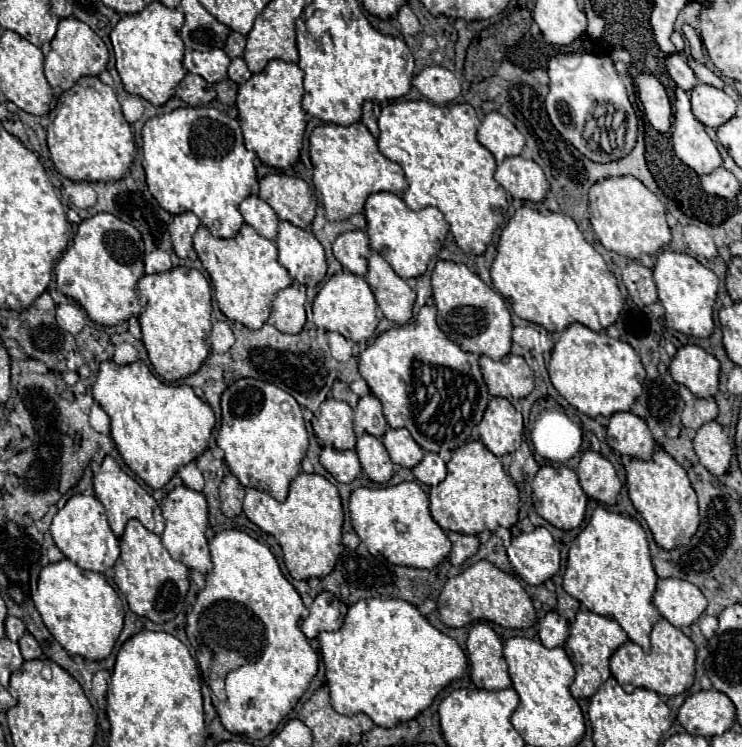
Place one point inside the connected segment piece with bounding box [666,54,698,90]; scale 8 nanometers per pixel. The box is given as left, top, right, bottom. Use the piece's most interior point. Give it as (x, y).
(679, 71)

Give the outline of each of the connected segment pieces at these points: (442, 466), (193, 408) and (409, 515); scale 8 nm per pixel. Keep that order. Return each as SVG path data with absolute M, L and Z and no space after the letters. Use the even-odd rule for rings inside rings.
M424 454L422 462L412 468L416 480L426 486L438 486L446 478L446 462L438 454Z
M112 360L102 362L92 394L110 416L110 434L122 460L150 488L168 484L178 468L206 450L214 428L212 408L200 400L190 386L174 386L158 380L142 360L126 366L118 366Z
M400 482L384 488L356 488L350 494L350 518L368 552L382 554L392 564L434 568L452 548L446 532L432 520L428 496L418 482Z

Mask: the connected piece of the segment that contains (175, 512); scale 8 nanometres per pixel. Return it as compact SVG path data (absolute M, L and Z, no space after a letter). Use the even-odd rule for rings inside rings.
M176 486L164 498L162 516L166 520L166 528L164 528L164 534L162 534L162 544L166 546L170 556L174 560L182 562L184 566L188 566L190 570L208 574L210 568L212 568L212 560L210 560L210 552L208 552L208 540L204 536L204 532L208 528L208 504L206 504L204 494L196 492L196 490L190 490L186 486Z

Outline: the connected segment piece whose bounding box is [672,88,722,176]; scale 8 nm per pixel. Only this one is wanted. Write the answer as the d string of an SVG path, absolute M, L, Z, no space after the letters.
M676 88L676 114L674 114L674 134L672 134L672 144L674 144L674 152L676 156L690 166L694 172L698 172L700 176L714 172L714 168L722 166L722 156L716 148L716 144L710 140L710 136L704 132L704 126L694 118L692 110L690 110L690 98L682 88Z

